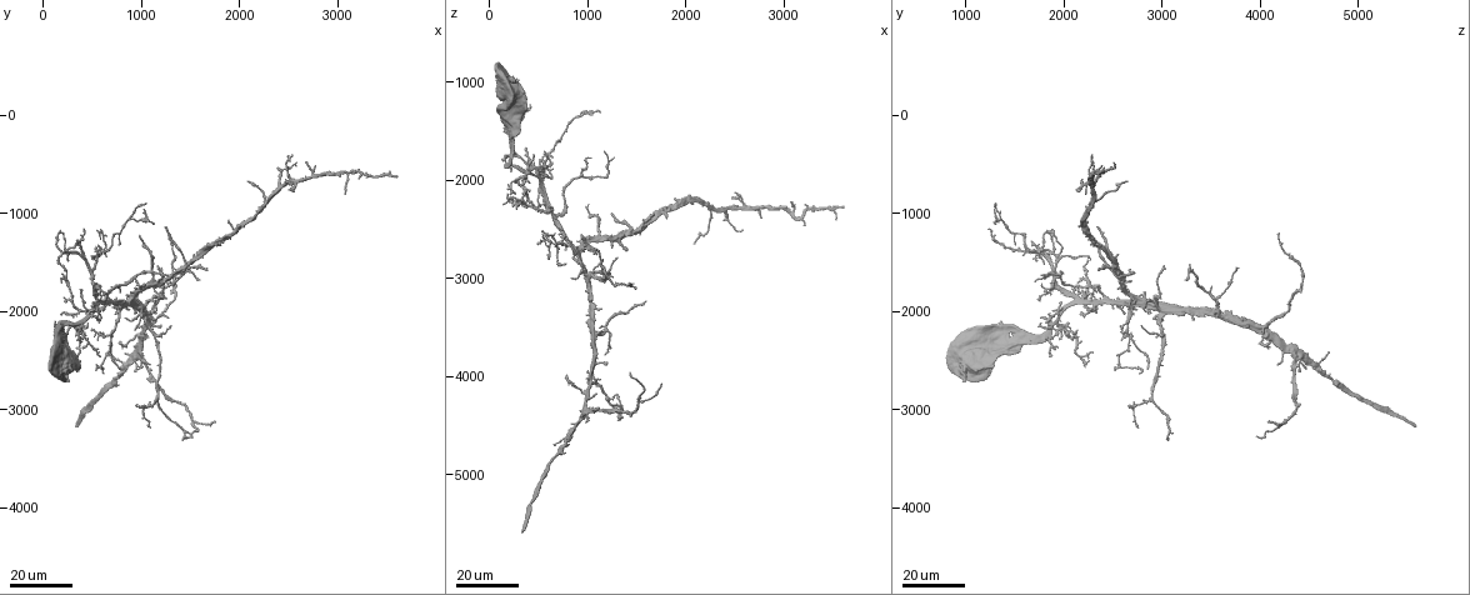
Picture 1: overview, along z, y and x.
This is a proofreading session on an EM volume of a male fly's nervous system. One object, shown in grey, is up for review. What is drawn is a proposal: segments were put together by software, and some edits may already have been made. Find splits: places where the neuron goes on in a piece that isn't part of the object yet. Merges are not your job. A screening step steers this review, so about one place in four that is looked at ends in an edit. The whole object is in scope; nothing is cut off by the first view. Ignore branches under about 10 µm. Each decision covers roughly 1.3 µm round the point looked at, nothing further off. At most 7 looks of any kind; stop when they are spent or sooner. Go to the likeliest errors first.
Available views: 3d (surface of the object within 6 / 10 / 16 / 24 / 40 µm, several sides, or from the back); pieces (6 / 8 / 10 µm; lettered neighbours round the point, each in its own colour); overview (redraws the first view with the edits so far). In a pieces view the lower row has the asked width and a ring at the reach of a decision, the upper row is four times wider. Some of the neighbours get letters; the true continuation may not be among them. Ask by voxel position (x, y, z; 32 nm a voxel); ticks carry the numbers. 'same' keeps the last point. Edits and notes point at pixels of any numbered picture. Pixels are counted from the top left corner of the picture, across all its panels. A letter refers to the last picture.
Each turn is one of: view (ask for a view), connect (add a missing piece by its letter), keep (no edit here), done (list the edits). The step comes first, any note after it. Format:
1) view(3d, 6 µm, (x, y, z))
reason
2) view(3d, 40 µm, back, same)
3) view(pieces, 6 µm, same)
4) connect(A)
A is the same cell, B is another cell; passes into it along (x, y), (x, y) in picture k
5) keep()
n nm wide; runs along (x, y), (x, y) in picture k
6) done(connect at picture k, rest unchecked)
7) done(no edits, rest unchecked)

view(3d, 24 µm, (1400, 3300, 3060))
branch stops here

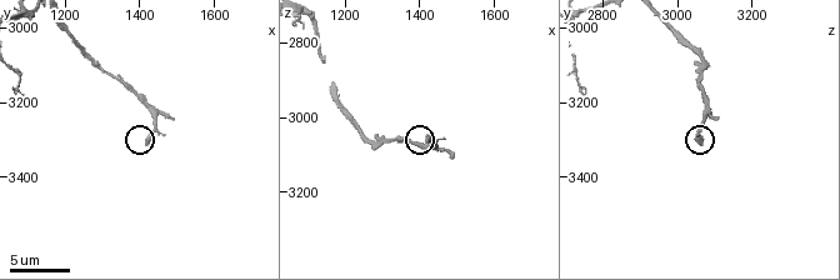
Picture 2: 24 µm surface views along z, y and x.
view(pieces, 10 µm, (1420, 3310, 3060))

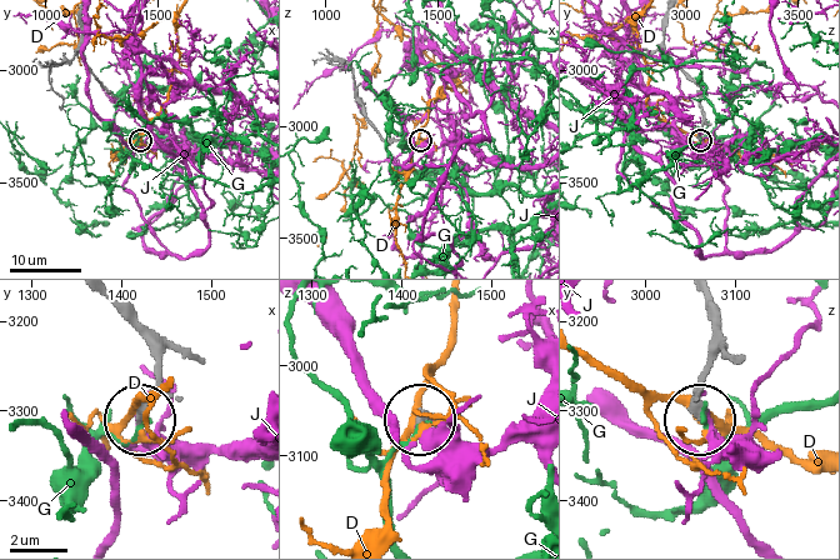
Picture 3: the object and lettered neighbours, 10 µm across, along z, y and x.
keep()
330 nm wide; D, G and J are other cells; runs along (109, 303), (138, 331), (159, 375), (140, 415) in picture 3; no lettered piece goes on from it

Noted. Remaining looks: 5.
view(3d, 24 µm, (1400, 1600, 2680))
an open end

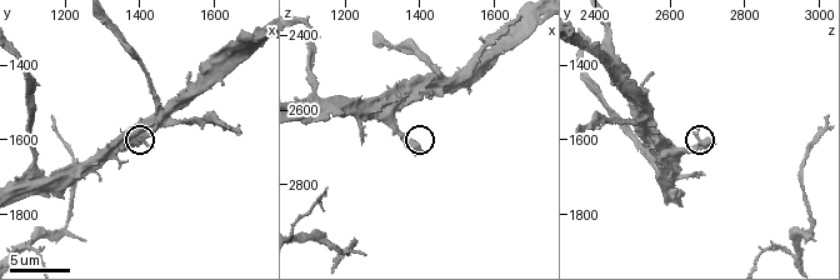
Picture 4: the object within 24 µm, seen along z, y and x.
view(pieces, 8 µm, (1400, 1600, 2710))

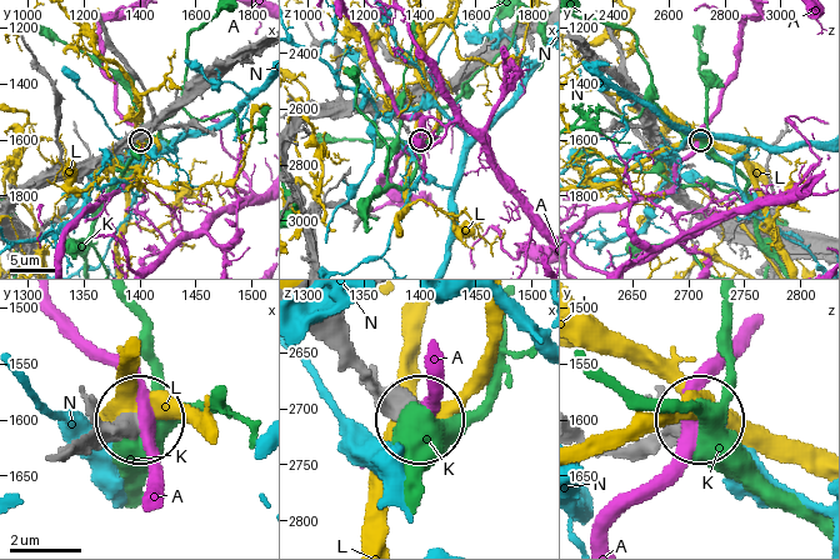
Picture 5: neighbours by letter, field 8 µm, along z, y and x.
keep()
A, K, L and N are other cells; runs along (305, 321), (419, 414) in picture 5; no lettered piece goes on from it

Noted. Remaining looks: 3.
view(3d, 24 µm, (3620, 620, 2260))
long arm stops here

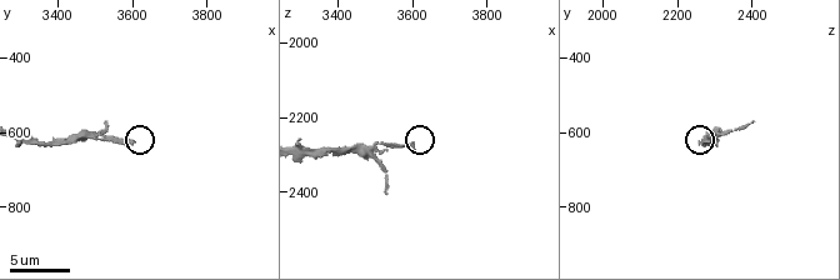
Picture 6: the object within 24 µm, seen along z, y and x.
view(pieces, 6 µm, (3600, 630, 2280))

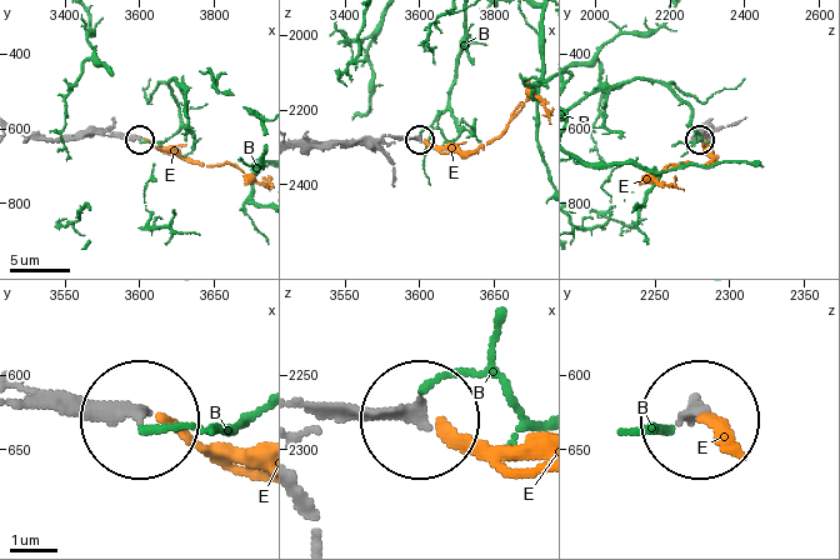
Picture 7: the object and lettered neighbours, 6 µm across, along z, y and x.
connect(E)
E is the same cell, B is another cell; passes into it along (26, 405), (130, 405), (250, 453) in picture 7; the neuron continues

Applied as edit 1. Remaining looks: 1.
done(connect at picture 7, rest unchecked)

